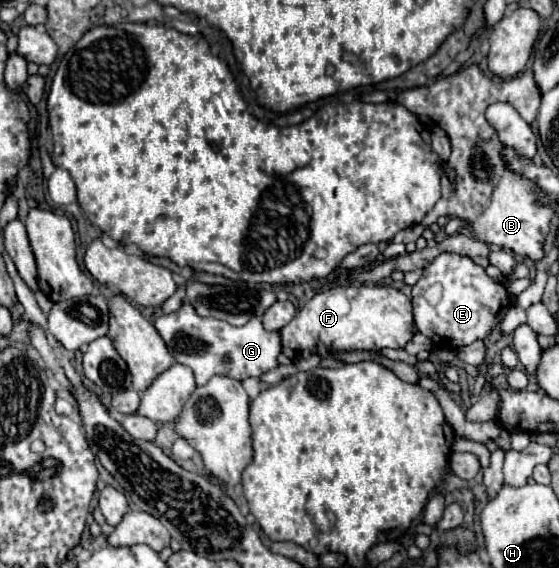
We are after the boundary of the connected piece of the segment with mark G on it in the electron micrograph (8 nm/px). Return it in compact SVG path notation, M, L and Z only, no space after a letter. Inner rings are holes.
M183 303L179 311L161 315L155 319L155 329L163 337L169 353L177 363L191 367L197 385L205 385L213 375L229 375L233 379L261 377L263 373L275 369L277 357L281 353L281 337L279 331L265 331L259 317L251 317L247 325L235 327L227 321L219 321L213 317L199 317L191 305ZM229 355L229 365L223 363L223 357Z

